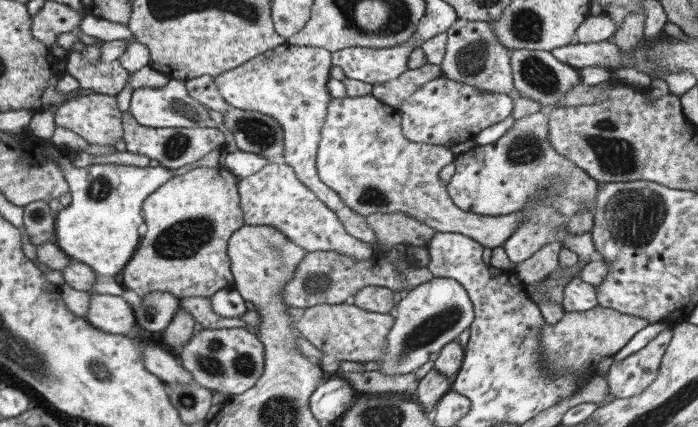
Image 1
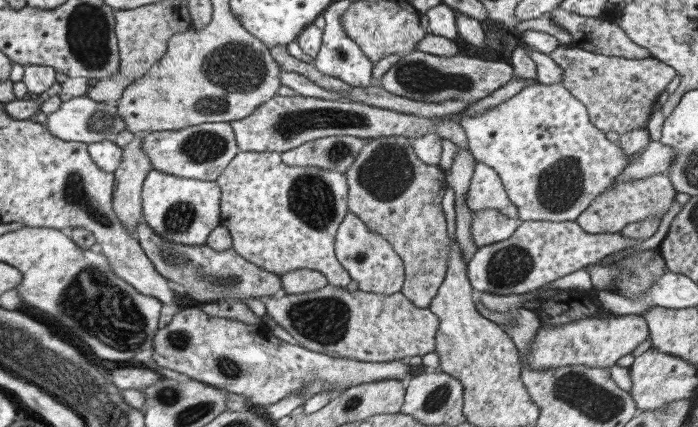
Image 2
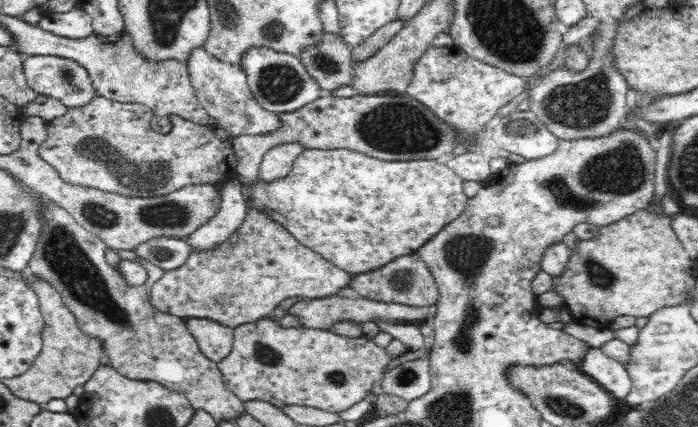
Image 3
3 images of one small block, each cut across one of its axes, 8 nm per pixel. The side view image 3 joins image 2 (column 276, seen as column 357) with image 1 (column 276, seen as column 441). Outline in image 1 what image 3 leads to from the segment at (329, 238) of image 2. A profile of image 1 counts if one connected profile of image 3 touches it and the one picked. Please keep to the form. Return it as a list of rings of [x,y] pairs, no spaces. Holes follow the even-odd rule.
[[[267,163],[259,171],[239,179],[236,186],[244,224],[267,224],[305,252],[331,251],[355,260],[367,260],[375,252],[371,244],[345,232],[337,216],[296,178],[287,163]]]

